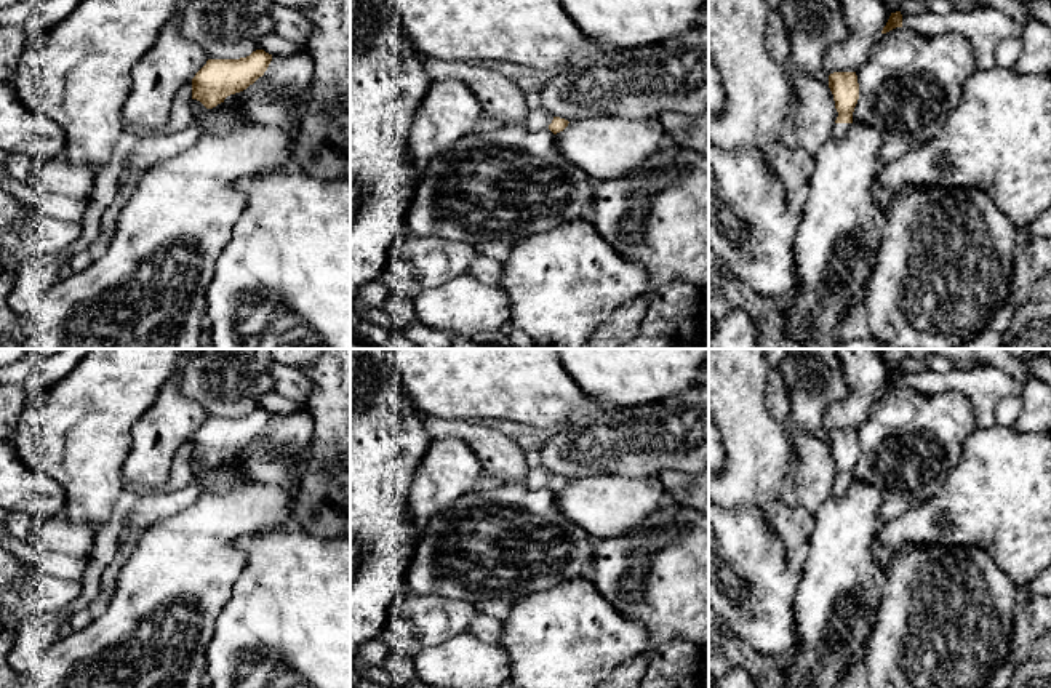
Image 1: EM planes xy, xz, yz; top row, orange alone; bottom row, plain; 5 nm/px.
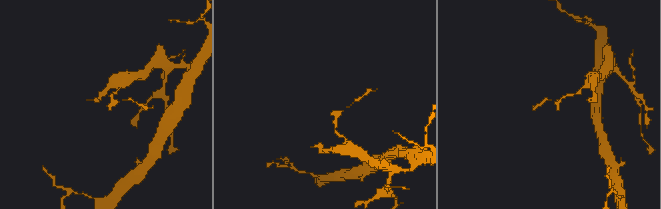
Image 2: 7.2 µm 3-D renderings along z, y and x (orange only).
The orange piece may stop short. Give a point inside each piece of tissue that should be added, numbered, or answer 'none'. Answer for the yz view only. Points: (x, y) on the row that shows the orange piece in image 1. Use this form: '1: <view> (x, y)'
1: yz (839, 132)

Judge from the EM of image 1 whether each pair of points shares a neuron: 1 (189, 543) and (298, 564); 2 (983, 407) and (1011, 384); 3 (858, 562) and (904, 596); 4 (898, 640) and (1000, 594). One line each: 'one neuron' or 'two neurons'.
1: two neurons
2: one neuron
3: two neurons
4: one neuron

